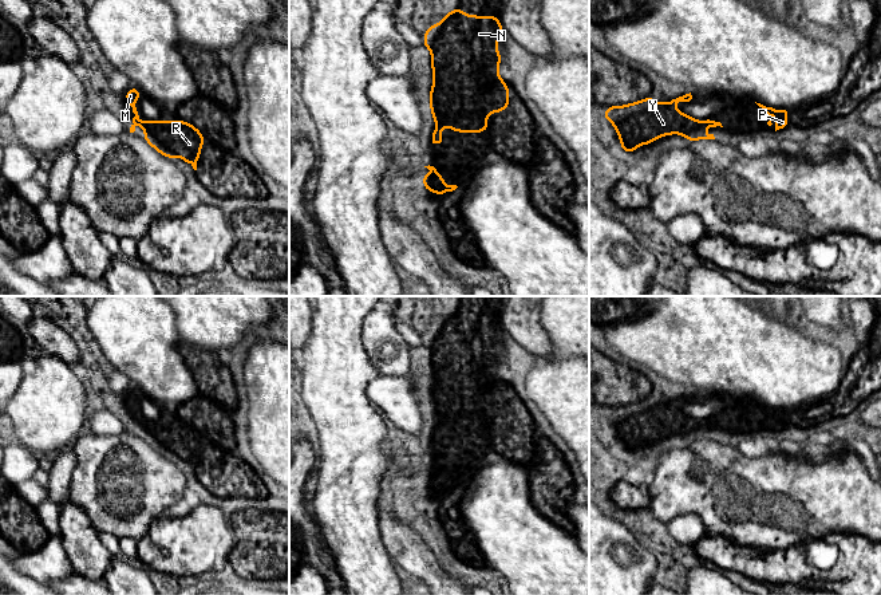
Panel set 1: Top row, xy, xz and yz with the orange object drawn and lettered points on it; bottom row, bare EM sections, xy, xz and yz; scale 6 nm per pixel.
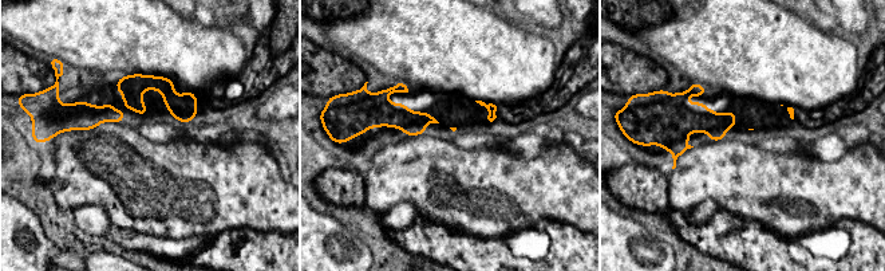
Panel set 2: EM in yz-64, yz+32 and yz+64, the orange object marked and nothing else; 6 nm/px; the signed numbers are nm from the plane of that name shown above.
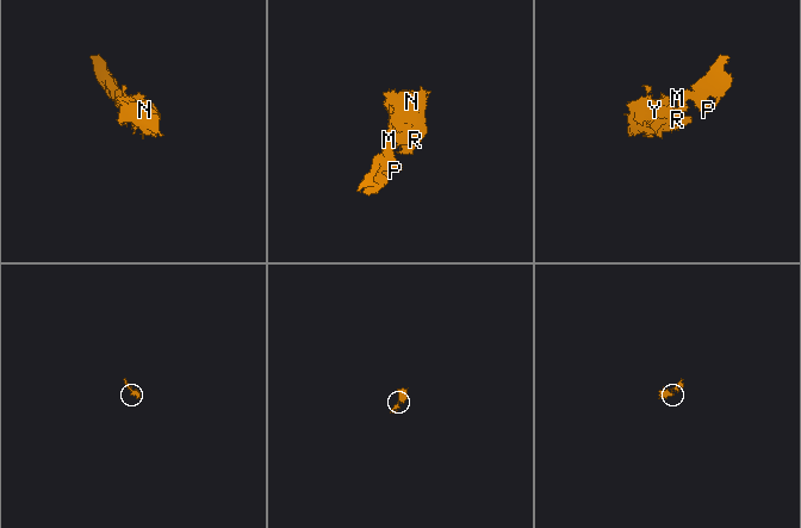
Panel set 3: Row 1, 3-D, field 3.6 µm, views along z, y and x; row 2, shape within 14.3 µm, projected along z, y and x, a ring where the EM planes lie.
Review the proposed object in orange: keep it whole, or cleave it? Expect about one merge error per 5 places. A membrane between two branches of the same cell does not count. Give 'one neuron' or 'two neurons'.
one neuron

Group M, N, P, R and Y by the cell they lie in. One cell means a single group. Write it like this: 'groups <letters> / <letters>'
groups M N P R Y

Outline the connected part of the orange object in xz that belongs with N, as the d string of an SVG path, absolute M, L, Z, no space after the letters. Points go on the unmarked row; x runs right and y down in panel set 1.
M453 308L439 324L430 324L422 335L422 346L431 351L428 403L431 419L436 423L432 444L442 442L446 423L454 433L487 433L487 414L502 413L510 406L509 386L497 371L502 362L497 343L503 334L499 318L467 316L463 310Z

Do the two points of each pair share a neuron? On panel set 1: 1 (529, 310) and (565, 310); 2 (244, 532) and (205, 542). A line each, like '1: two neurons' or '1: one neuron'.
1: two neurons
2: two neurons

